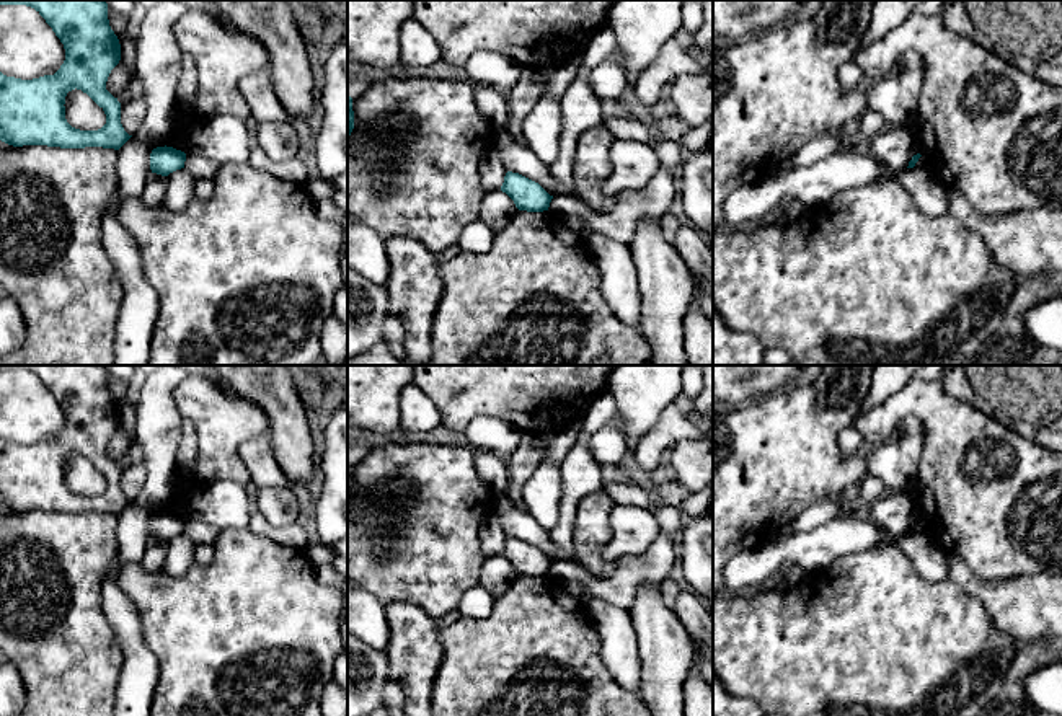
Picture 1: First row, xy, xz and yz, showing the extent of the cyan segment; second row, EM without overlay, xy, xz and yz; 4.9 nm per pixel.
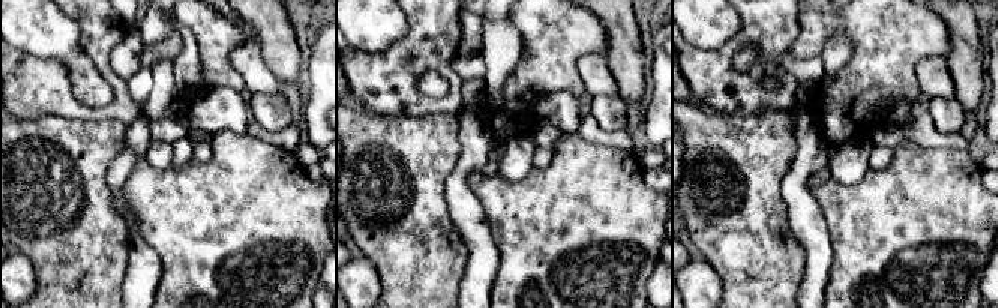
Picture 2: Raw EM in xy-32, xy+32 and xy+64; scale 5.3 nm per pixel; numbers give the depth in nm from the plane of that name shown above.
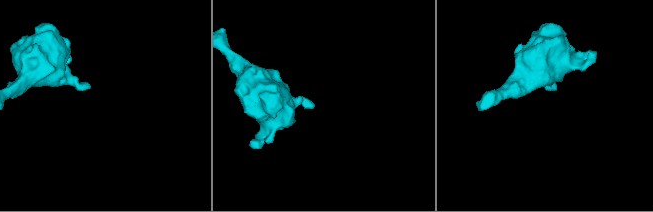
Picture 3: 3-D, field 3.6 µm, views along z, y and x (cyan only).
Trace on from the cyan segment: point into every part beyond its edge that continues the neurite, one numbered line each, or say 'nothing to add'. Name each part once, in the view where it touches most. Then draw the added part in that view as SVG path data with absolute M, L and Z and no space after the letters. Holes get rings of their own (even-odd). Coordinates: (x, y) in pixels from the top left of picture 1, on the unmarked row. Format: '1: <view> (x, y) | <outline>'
nothing to add

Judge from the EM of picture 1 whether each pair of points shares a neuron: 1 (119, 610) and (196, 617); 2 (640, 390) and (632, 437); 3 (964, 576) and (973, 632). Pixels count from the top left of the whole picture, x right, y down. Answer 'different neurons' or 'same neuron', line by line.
1: different neurons
2: same neuron
3: different neurons

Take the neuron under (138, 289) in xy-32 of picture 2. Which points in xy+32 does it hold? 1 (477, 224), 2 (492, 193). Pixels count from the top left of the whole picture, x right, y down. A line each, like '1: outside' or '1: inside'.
1: inside
2: outside

